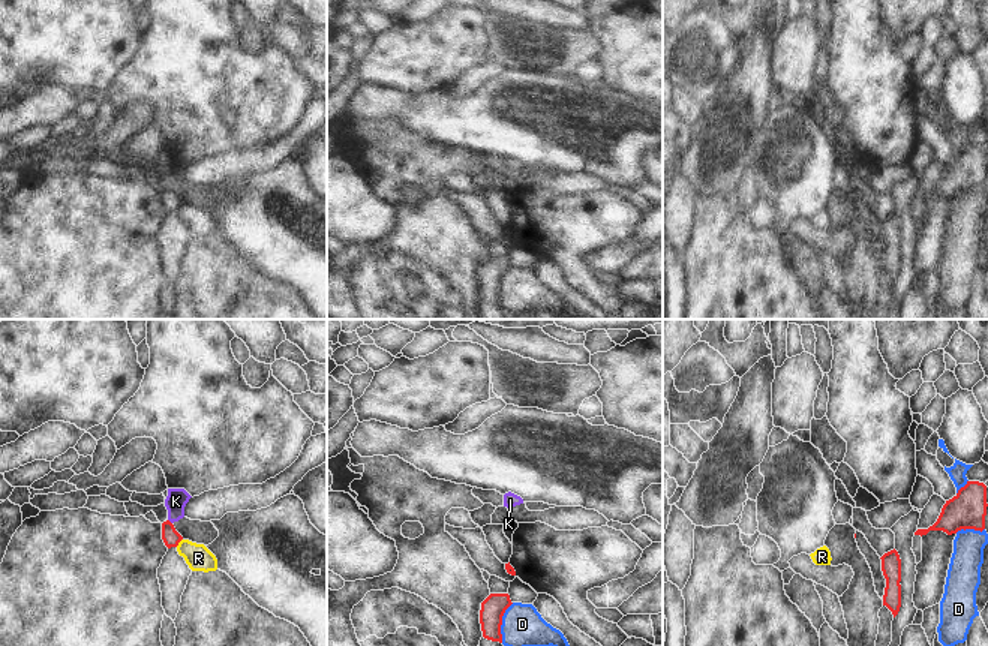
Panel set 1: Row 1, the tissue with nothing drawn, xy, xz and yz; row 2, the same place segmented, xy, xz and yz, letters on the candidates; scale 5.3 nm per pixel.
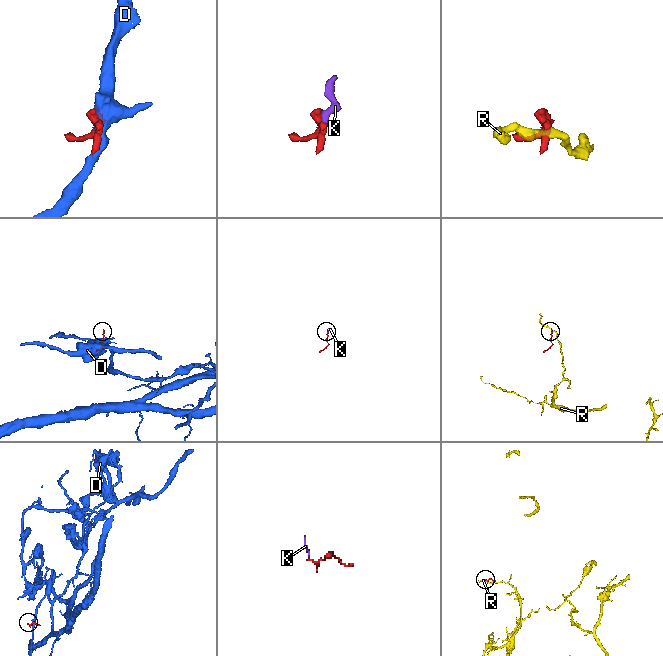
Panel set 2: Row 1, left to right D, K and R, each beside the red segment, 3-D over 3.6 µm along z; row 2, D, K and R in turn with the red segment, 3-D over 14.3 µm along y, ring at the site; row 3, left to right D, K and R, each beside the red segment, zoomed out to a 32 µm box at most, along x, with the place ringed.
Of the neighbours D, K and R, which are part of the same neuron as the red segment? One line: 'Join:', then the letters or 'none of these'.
Join: K

